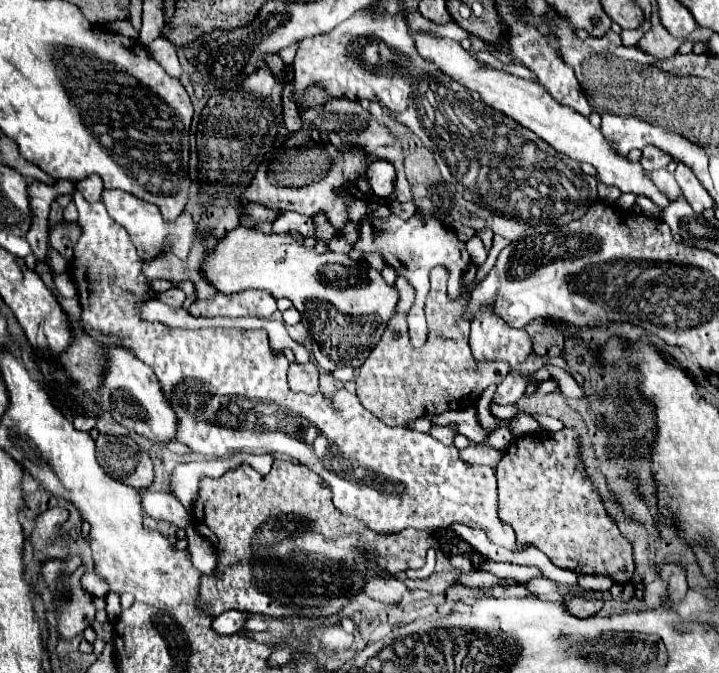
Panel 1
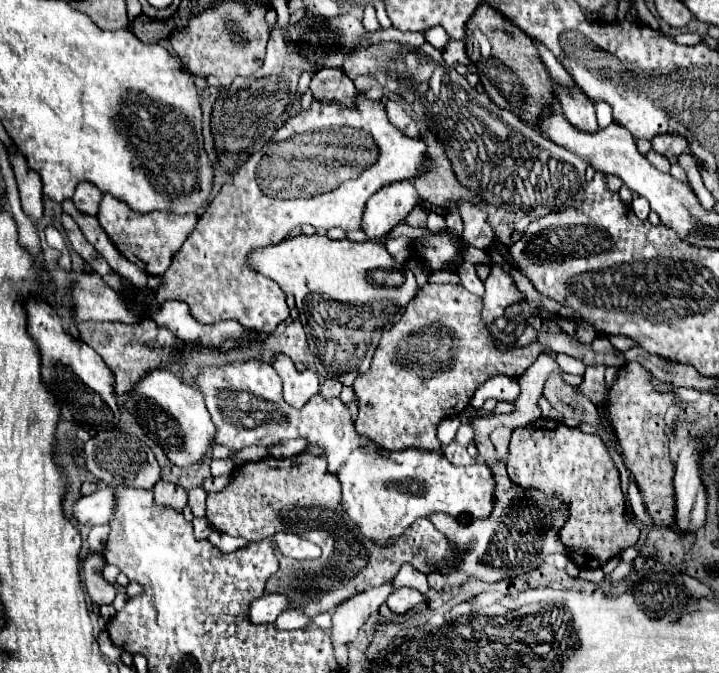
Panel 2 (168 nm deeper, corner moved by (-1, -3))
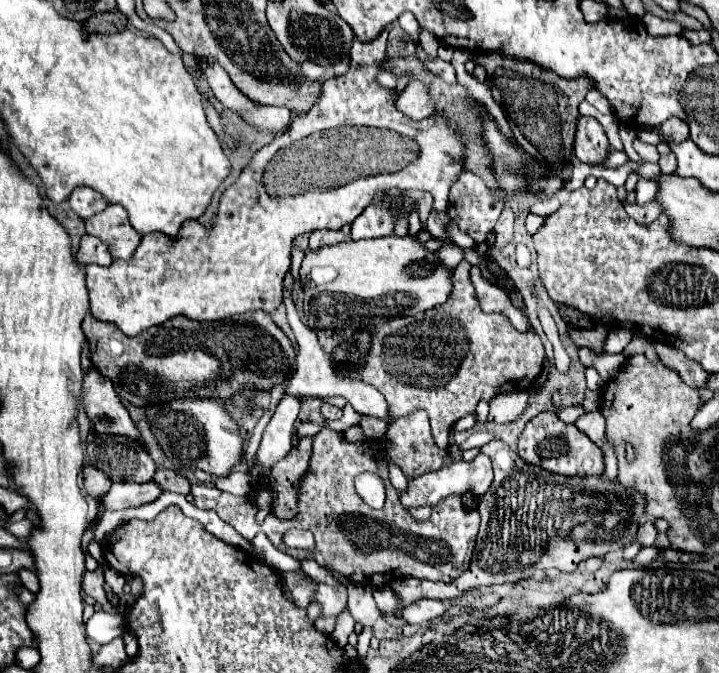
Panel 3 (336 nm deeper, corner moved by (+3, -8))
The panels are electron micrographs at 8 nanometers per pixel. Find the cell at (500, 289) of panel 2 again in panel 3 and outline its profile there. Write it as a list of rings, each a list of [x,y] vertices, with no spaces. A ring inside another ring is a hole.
[[[507,205],[495,225],[495,249],[501,249],[503,245],[507,245],[509,241],[513,241],[513,211],[511,207]]]

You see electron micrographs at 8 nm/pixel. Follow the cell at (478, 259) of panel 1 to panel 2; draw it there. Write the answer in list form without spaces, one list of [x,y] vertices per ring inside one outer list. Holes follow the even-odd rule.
[[[469,202],[459,204],[459,214],[461,214],[463,226],[465,226],[465,230],[463,230],[465,244],[485,250],[495,238],[493,228],[487,222],[487,214],[483,210],[479,210],[475,204],[469,204]]]

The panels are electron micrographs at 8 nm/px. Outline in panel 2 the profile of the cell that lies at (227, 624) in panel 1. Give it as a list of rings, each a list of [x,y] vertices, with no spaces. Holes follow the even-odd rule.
[[[267,594],[251,604],[249,616],[257,624],[275,622],[285,610],[289,610],[289,600],[283,594]]]

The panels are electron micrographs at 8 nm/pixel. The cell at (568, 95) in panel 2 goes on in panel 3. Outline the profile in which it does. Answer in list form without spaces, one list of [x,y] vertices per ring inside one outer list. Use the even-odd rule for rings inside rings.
[[[581,117],[577,121],[575,143],[573,143],[573,151],[577,159],[589,165],[601,163],[607,155],[607,147],[609,147],[609,141],[605,137],[601,123],[595,117]]]

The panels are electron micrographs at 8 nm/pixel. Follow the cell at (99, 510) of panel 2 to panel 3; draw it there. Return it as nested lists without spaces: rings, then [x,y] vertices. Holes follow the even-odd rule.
[[[149,481],[143,485],[137,483],[113,483],[111,489],[97,499],[97,509],[99,513],[107,511],[123,511],[123,509],[133,509],[141,507],[145,503],[155,501],[161,495],[161,489]]]

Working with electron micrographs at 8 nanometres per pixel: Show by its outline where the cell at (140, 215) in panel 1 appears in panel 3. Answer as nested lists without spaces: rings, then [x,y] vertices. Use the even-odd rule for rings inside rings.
[[[107,205],[101,213],[89,217],[85,221],[87,233],[101,239],[113,259],[131,261],[135,249],[139,247],[141,233],[131,227],[127,211],[121,205]]]

